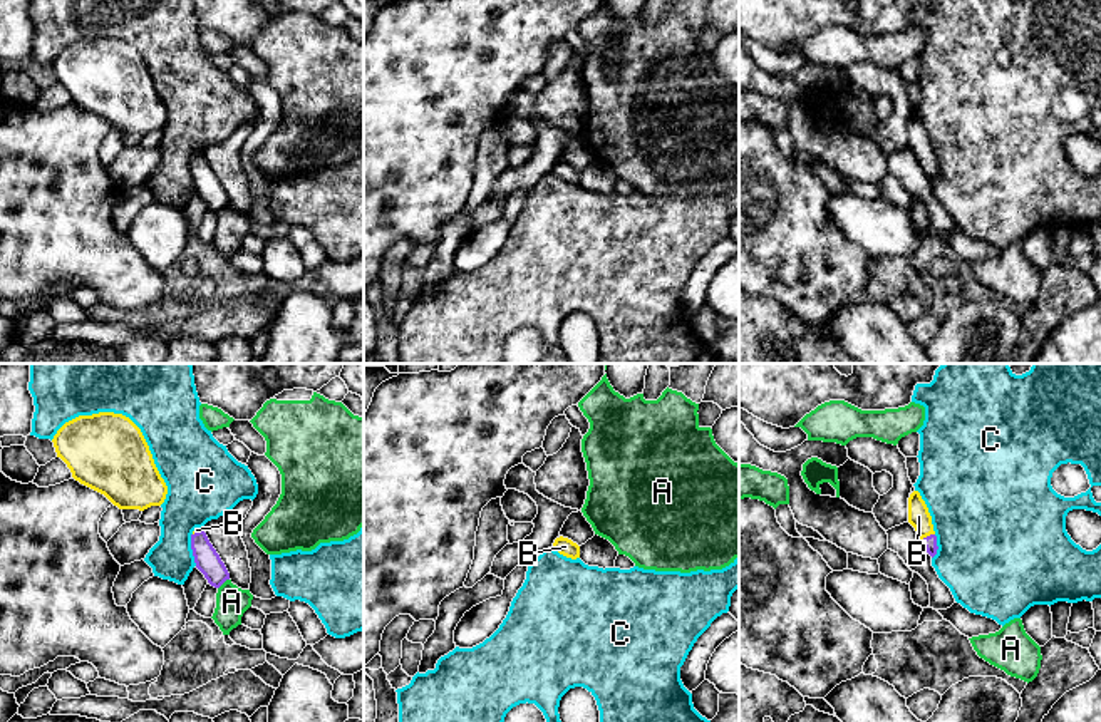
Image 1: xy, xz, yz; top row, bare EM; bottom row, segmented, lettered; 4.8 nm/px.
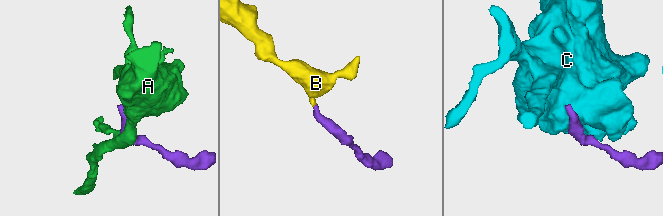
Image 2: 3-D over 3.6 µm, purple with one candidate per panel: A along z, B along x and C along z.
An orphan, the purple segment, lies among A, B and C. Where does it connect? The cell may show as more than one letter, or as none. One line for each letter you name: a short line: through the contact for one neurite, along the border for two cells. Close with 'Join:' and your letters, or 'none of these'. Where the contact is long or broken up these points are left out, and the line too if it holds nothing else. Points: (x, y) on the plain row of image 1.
B: line yz (930, 166), (927, 161), (919, 141)
Join: B

